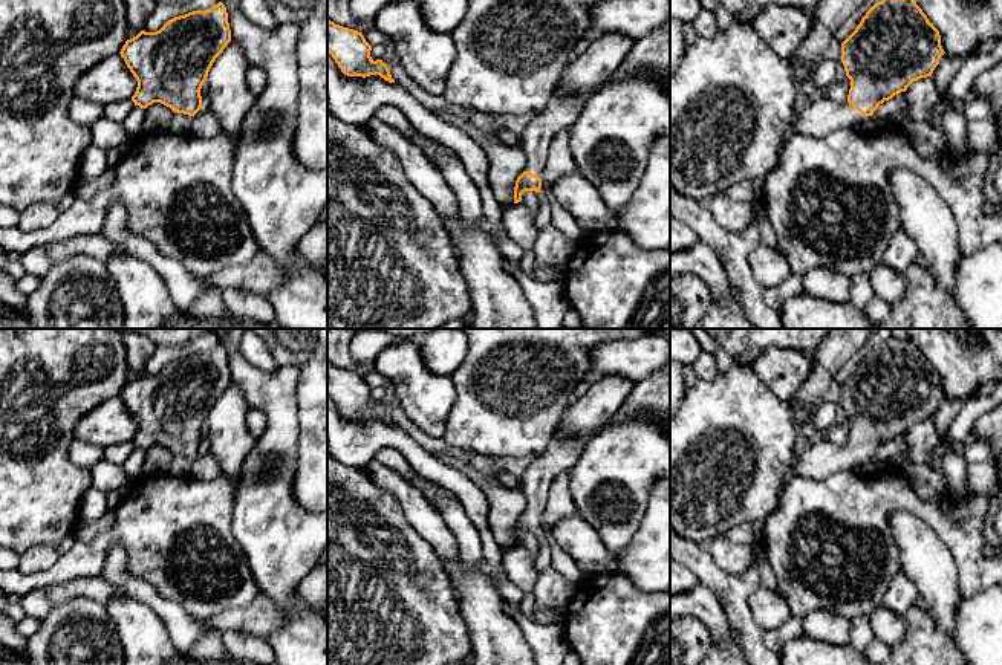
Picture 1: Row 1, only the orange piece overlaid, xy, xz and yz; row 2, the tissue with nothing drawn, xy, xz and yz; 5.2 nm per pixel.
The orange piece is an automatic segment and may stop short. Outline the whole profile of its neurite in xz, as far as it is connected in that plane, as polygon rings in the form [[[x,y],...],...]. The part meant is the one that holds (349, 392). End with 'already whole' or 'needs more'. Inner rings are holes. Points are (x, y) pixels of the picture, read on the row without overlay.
[[[327,361],[327,394],[332,397],[341,414],[347,419],[379,417],[395,425],[387,407],[382,402],[373,404],[372,388],[358,373],[335,367]]]; already whole

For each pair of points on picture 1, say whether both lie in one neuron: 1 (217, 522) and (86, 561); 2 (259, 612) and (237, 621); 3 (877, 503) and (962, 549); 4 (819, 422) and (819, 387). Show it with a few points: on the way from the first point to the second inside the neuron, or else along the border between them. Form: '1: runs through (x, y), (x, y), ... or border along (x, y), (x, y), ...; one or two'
1: runs through (185, 523), (181, 526), (144, 526), (118, 537); one
2: runs through (254, 616), (242, 619); one
3: runs through (900, 503), (912, 503), (930, 511), (946, 526); one
4: border along (822, 401), (806, 430); two

